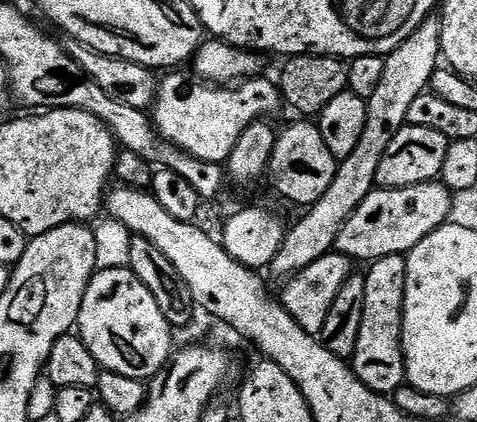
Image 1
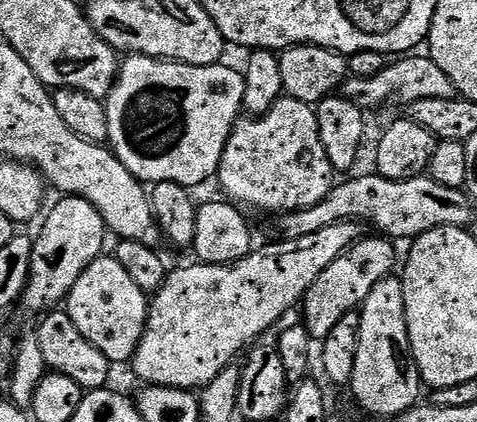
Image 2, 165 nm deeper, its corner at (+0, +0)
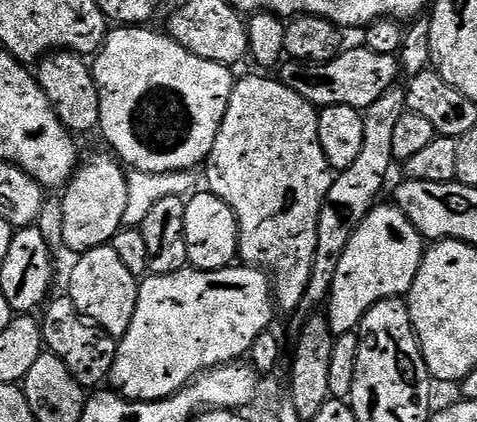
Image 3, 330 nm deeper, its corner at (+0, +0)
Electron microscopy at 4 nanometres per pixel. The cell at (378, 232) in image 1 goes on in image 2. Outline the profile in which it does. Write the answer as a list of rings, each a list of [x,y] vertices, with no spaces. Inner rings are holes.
[[[343,220],[334,226],[326,226],[326,230],[306,234],[306,238],[277,239],[277,244],[268,244],[265,248],[257,247],[233,264],[191,262],[185,268],[173,267],[163,286],[151,297],[146,330],[130,361],[130,368],[136,371],[138,379],[144,380],[140,382],[145,385],[204,389],[235,361],[232,359],[240,351],[243,353],[249,346],[255,345],[267,328],[274,327],[295,304],[297,307],[303,301],[310,286],[314,286],[318,274],[322,274],[322,270],[326,270],[326,266],[330,266],[334,258],[348,251],[351,244],[361,239],[360,228],[361,225],[355,220]]]

